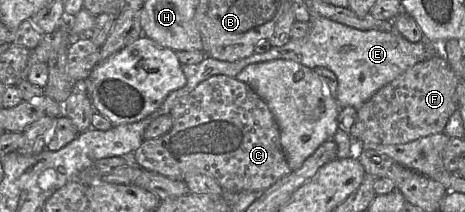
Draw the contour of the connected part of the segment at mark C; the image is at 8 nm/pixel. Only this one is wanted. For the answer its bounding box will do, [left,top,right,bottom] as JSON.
[133,75,292,192]

